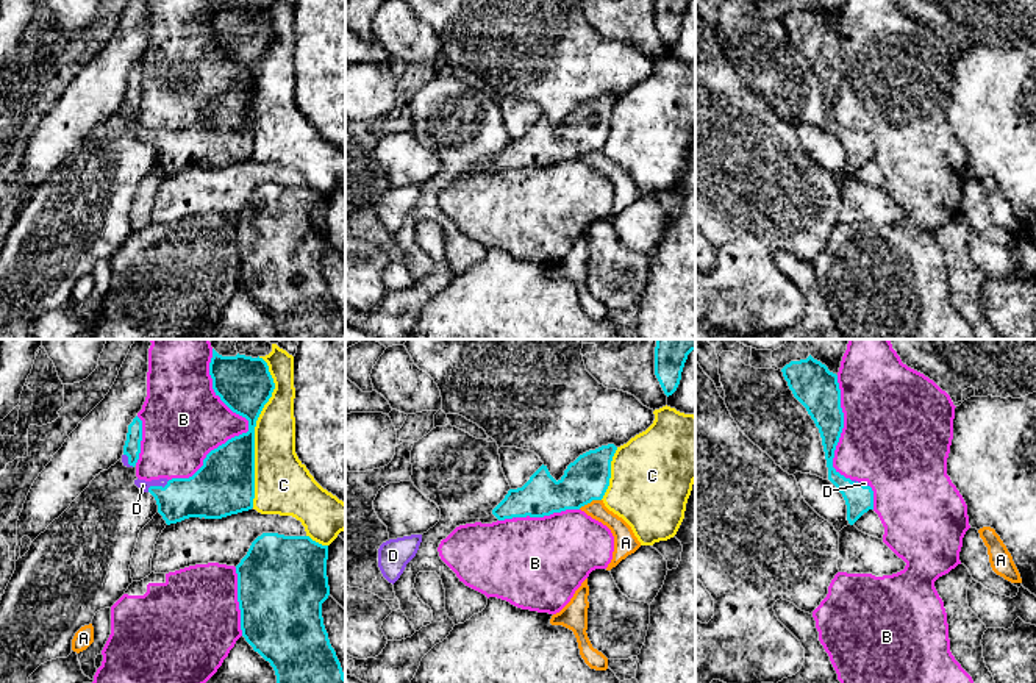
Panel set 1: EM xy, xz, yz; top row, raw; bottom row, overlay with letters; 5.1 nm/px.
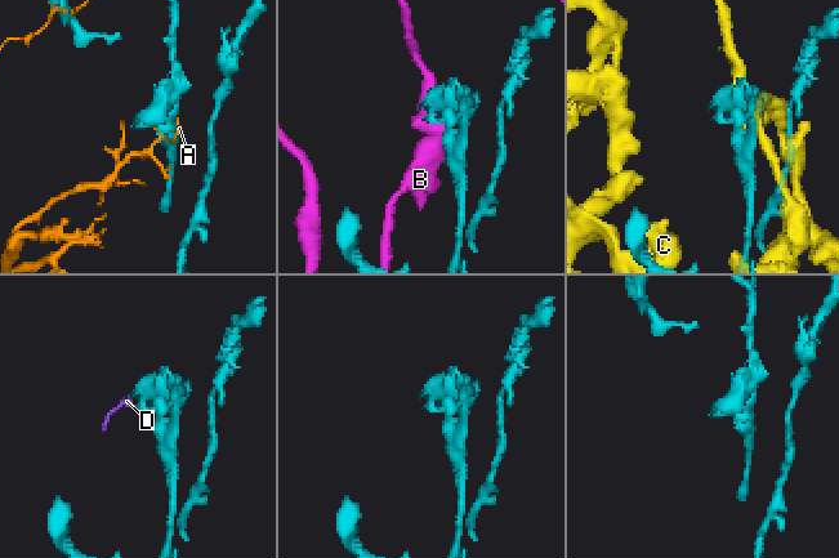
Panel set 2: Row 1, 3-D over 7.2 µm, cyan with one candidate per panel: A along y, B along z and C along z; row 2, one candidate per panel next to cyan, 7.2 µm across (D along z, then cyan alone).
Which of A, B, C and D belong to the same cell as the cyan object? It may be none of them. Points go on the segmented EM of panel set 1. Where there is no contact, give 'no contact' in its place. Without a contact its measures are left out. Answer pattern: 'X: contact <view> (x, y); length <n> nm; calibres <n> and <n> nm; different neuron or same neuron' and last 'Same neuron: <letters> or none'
A: contact xz (589, 502); length 130 nm; calibres 220 and 110 nm; different neuron
B: contact xy (249, 429); length 700 nm; calibres 280 and 300 nm; different neuron
C: contact xy (253, 432); length 800 nm; calibres 280 and 260 nm; different neuron
D: contact xy (157, 486); length 130 nm; calibres 240 and 50 nm; same neuron
Same neuron: D

